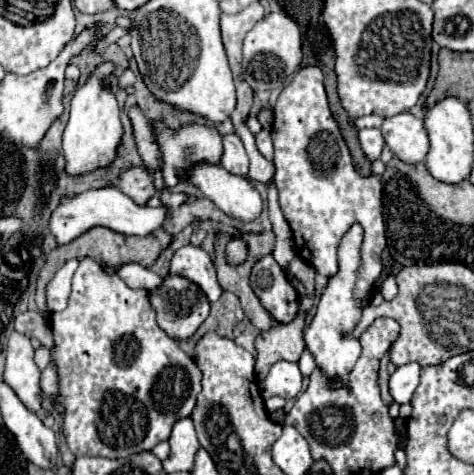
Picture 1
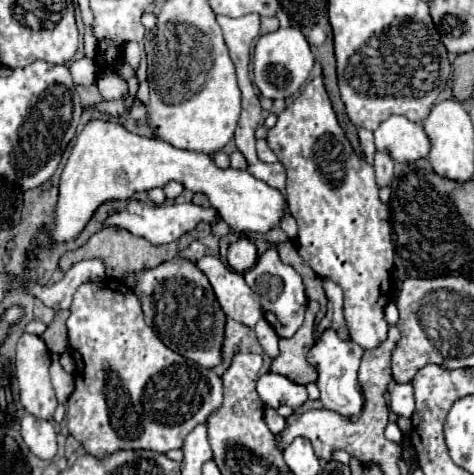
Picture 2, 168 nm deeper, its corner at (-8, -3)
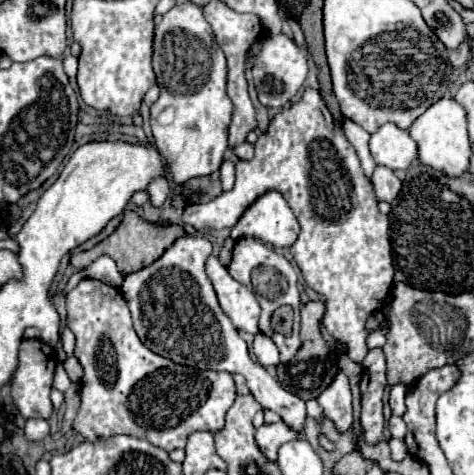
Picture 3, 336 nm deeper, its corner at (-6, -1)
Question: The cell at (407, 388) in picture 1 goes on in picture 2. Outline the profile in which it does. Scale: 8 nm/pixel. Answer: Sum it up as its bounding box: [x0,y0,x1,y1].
[390,384,414,416]

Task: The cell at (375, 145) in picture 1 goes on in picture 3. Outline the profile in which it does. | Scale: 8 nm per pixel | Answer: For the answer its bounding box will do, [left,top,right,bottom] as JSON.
[372,166,402,202]

